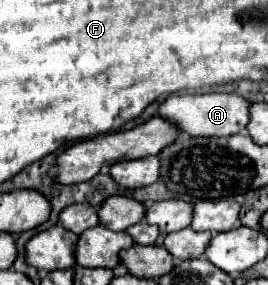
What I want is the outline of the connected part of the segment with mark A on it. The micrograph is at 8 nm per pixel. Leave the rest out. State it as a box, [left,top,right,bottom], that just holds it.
[159,93,249,137]

